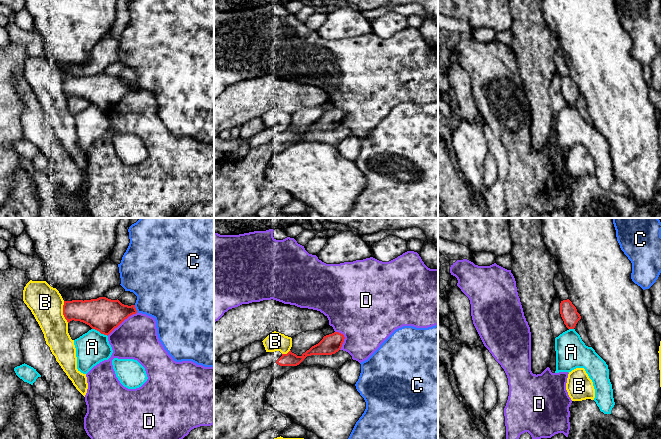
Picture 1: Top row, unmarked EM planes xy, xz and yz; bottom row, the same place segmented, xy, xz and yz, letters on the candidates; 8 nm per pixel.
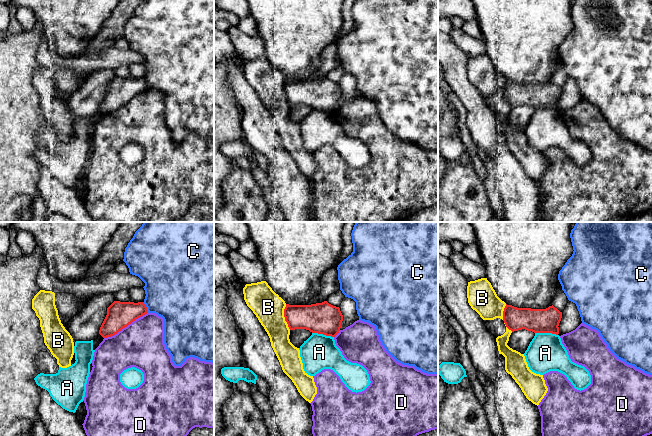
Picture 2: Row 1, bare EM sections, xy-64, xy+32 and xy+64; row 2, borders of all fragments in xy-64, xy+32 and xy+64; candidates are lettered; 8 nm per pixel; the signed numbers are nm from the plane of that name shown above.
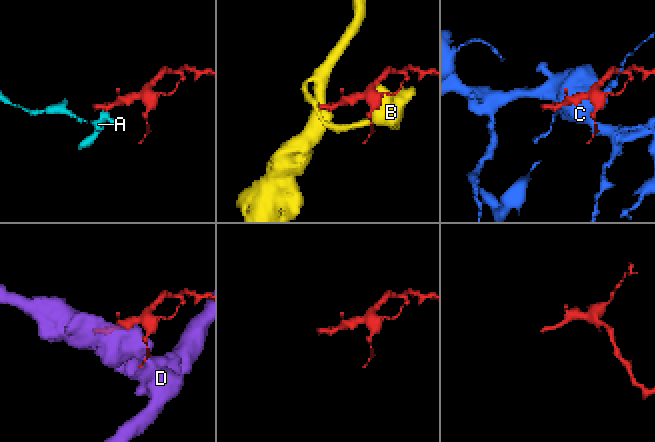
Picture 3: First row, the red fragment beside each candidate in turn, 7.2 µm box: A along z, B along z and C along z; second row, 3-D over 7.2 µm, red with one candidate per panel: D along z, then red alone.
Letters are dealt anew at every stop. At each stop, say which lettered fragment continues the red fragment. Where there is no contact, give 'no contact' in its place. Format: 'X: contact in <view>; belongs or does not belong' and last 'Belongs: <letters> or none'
A: contact in xy; does not belong
B: contact in xy; does not belong
C: contact in xy; does not belong
D: contact in xy; does not belong
Belongs: none

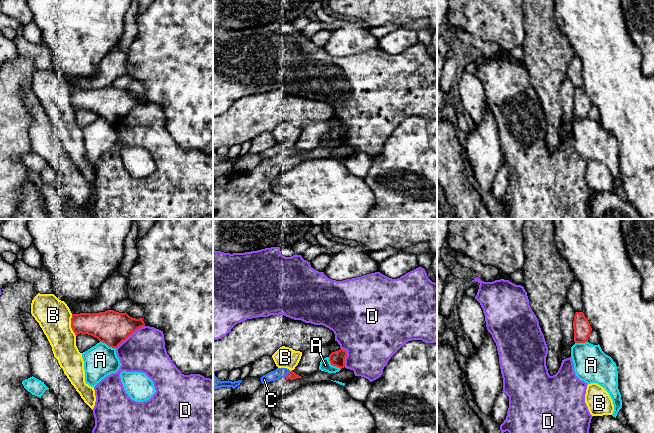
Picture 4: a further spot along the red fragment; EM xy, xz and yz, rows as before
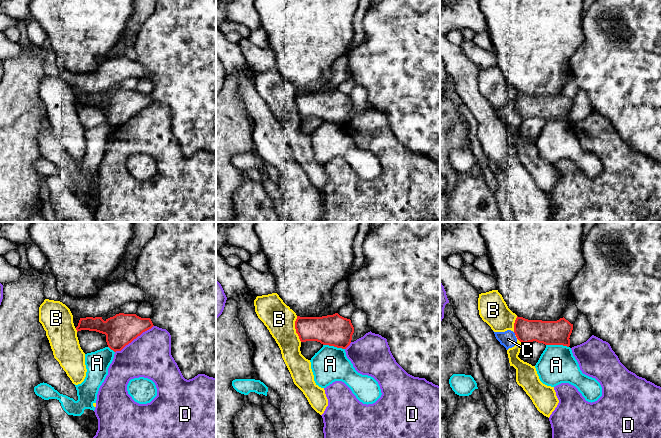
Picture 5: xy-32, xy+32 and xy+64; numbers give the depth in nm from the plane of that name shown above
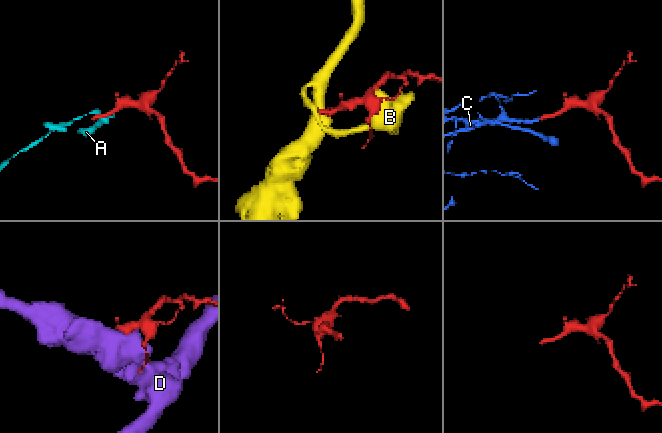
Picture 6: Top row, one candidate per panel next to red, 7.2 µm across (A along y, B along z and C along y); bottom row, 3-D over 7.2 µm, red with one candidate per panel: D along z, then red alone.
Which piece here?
A: contact in xz; does not belong
B: contact in xy; does not belong
C: contact in xz; belongs
D: contact in xy; does not belong
Belongs: C

